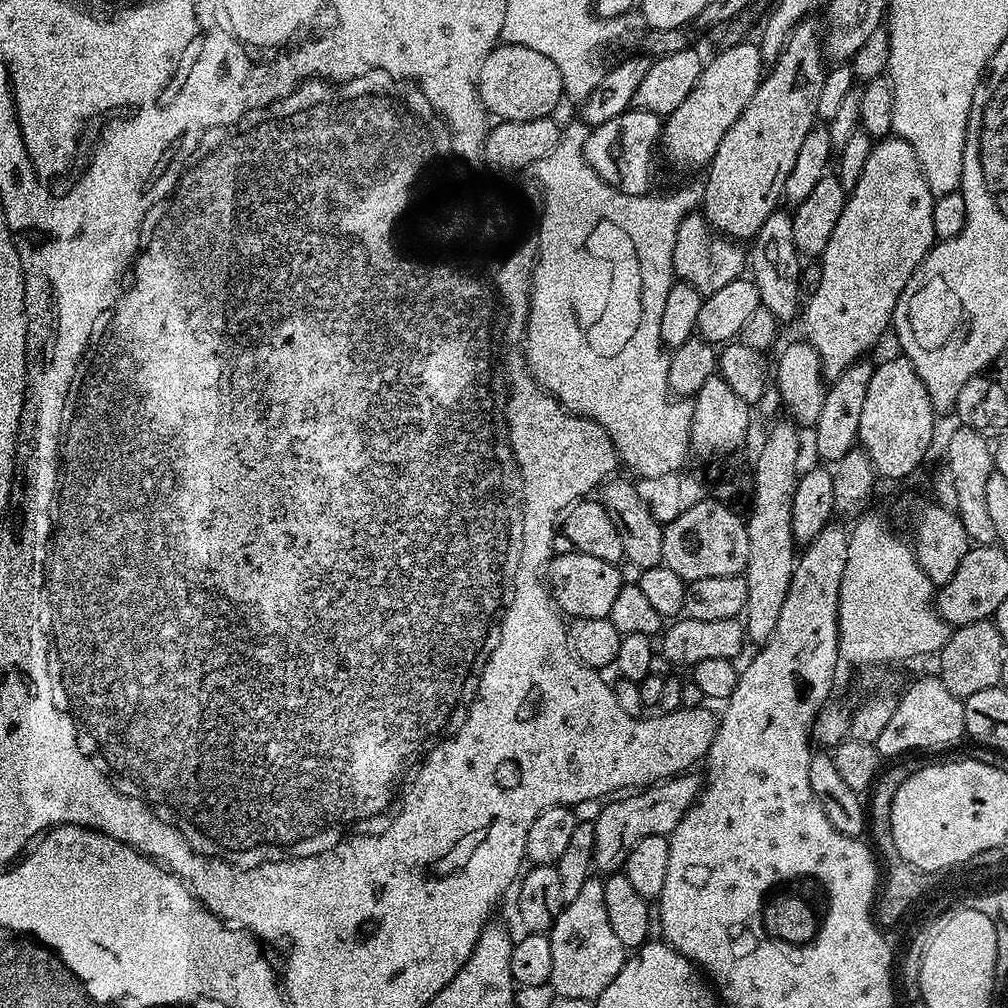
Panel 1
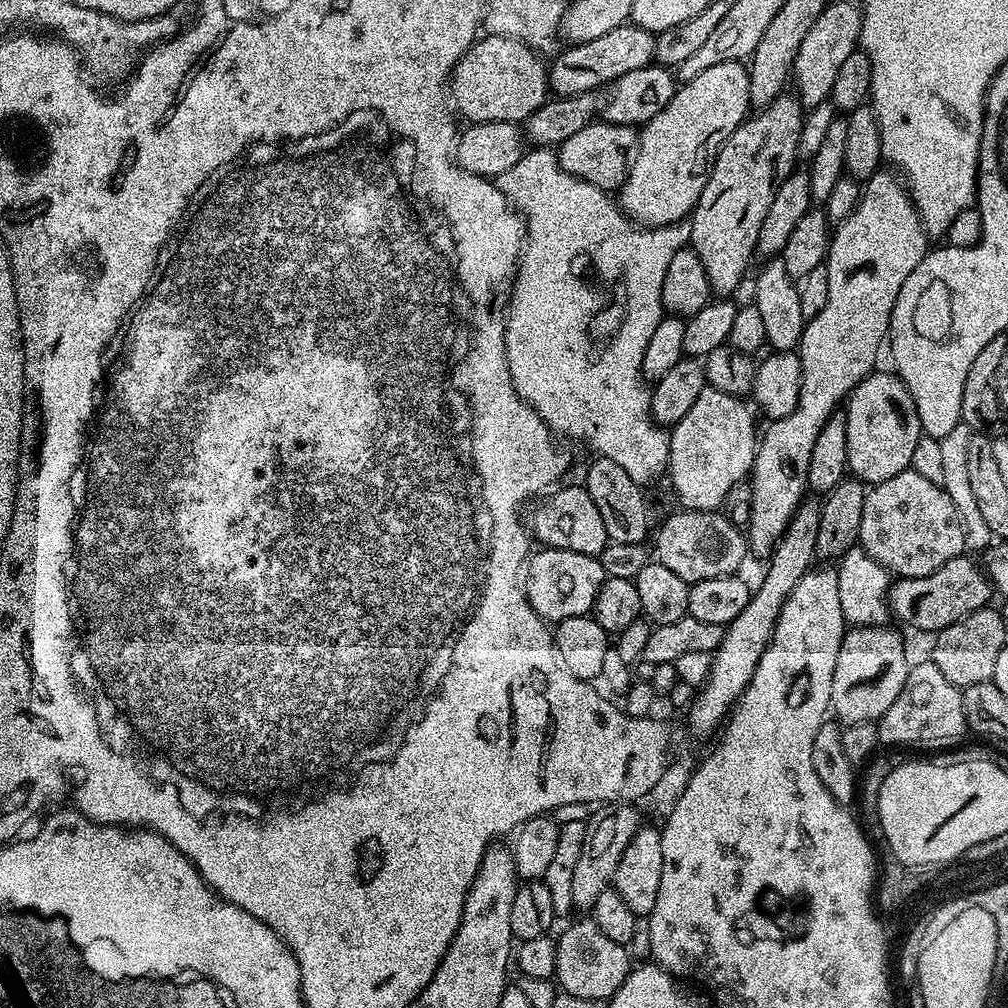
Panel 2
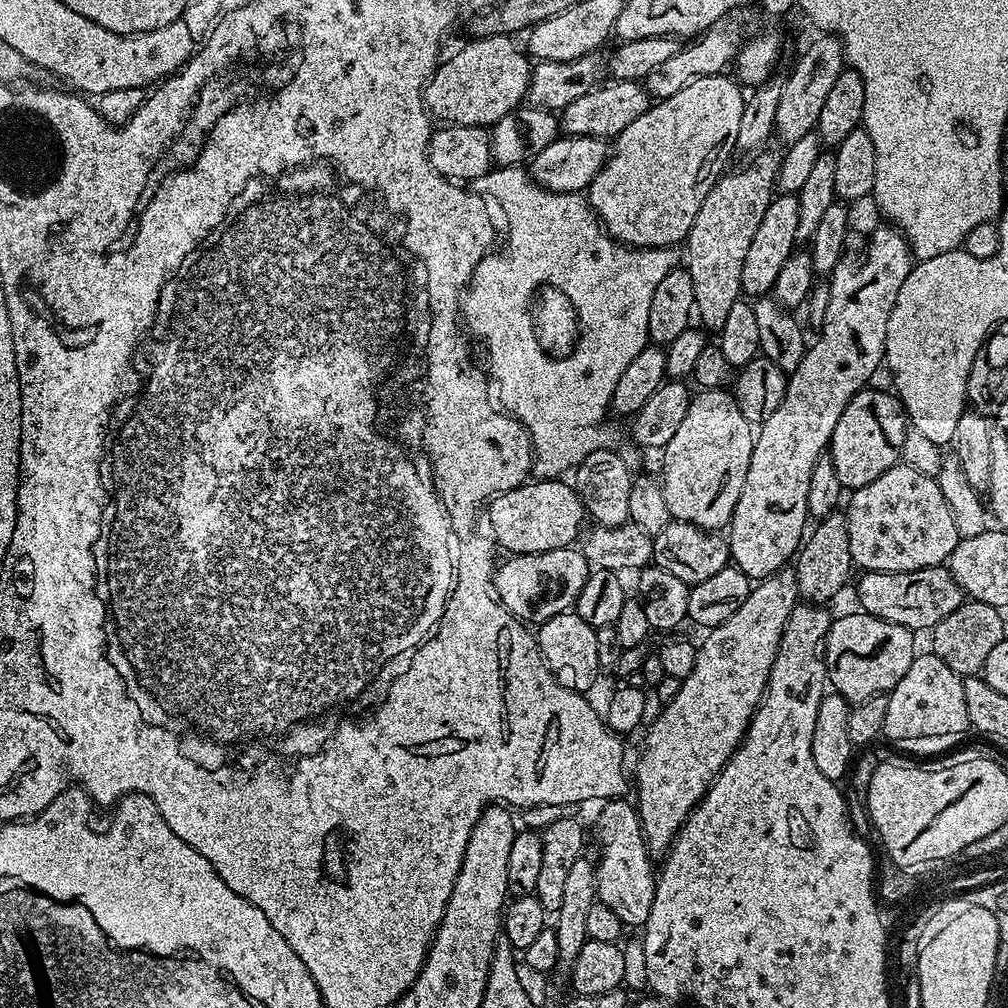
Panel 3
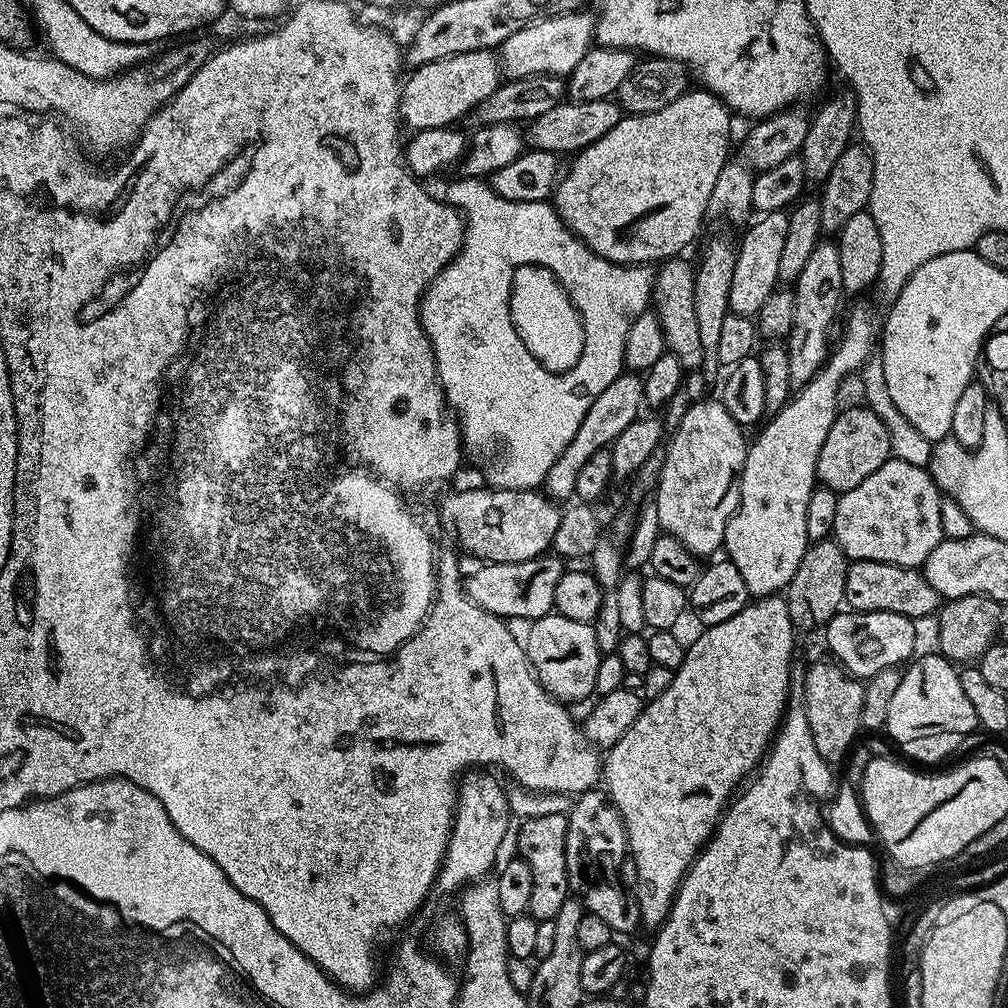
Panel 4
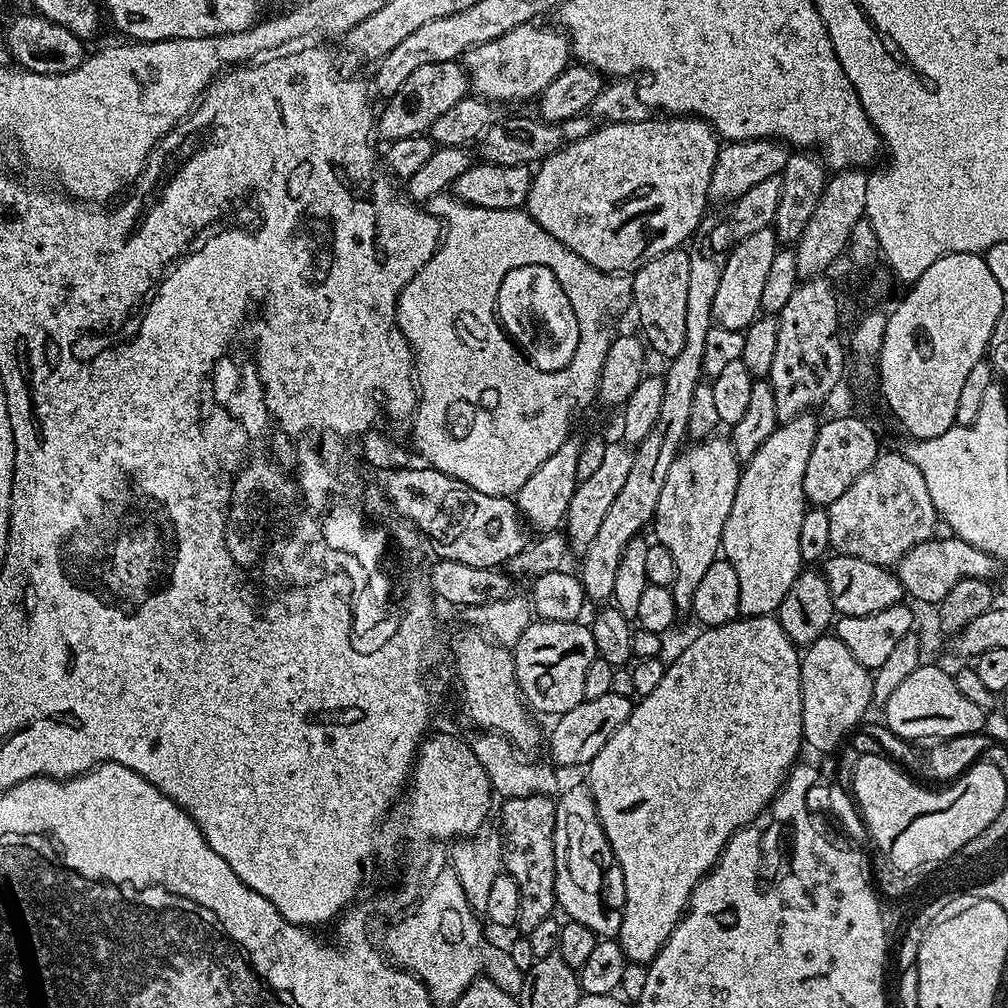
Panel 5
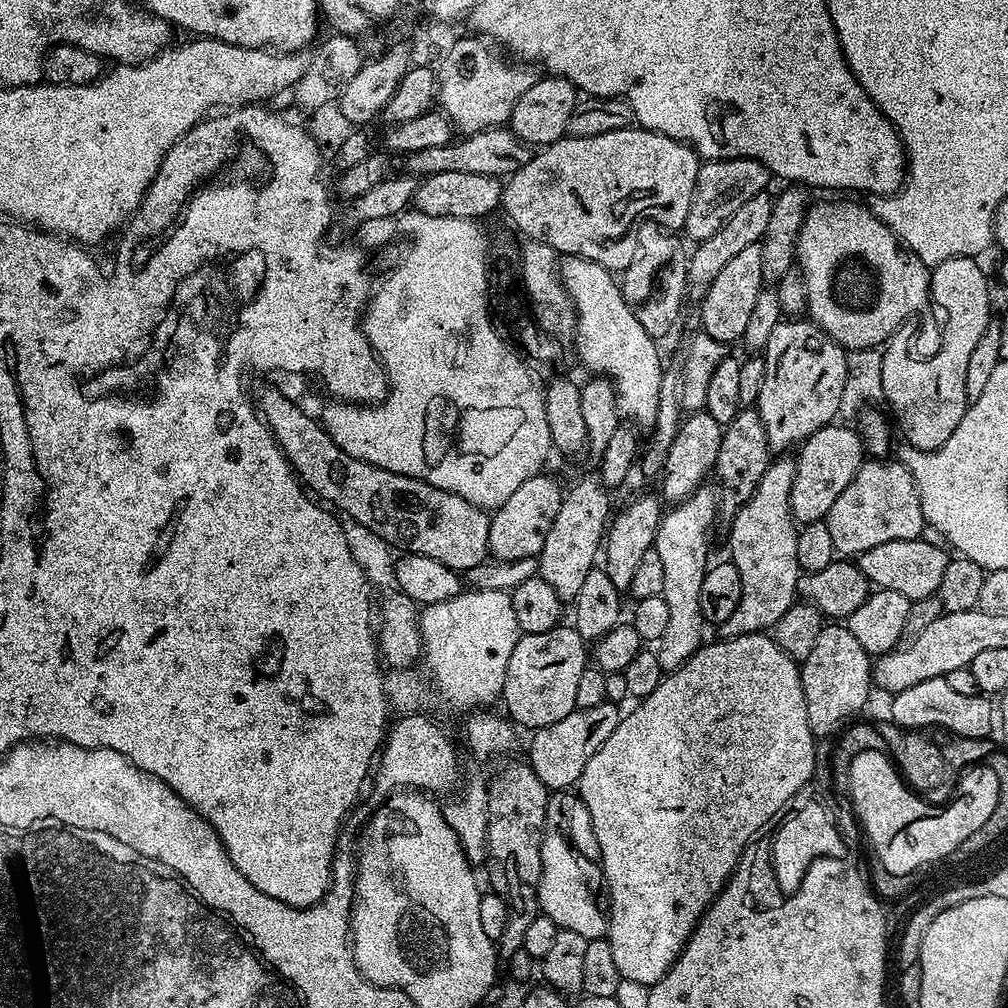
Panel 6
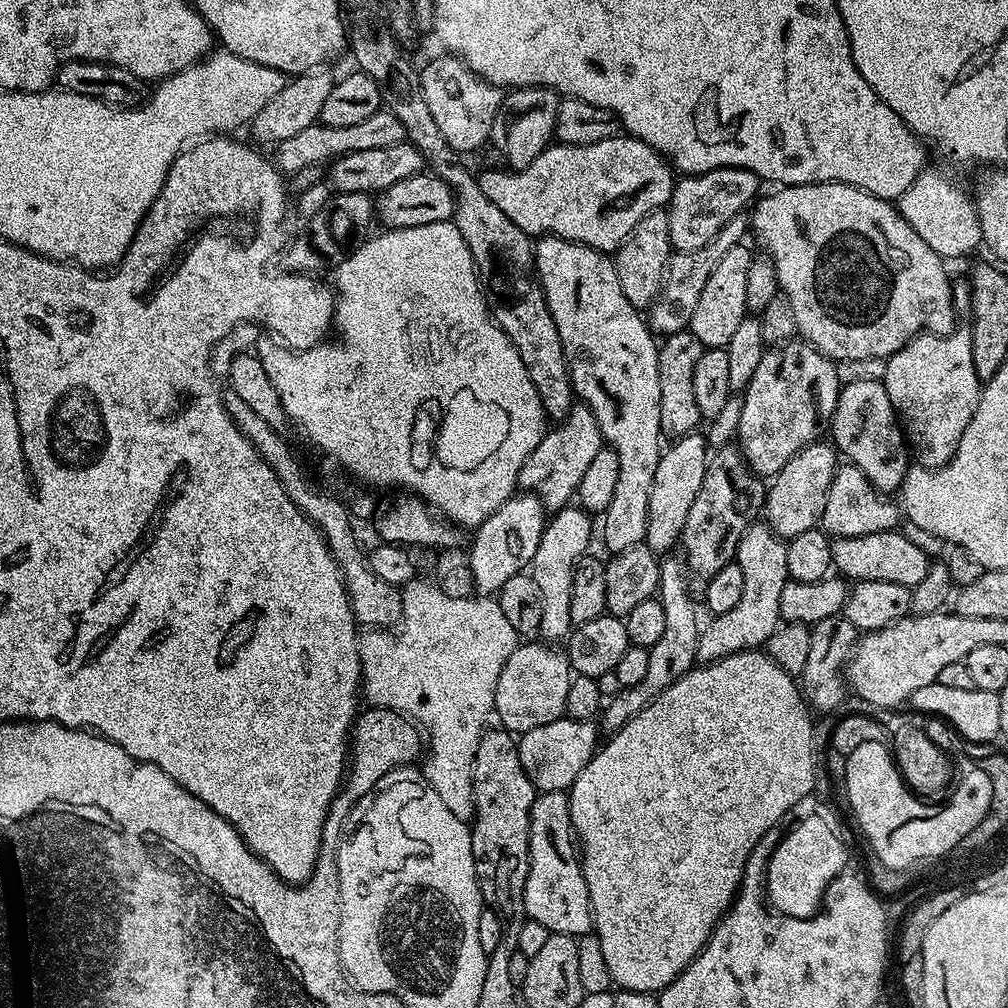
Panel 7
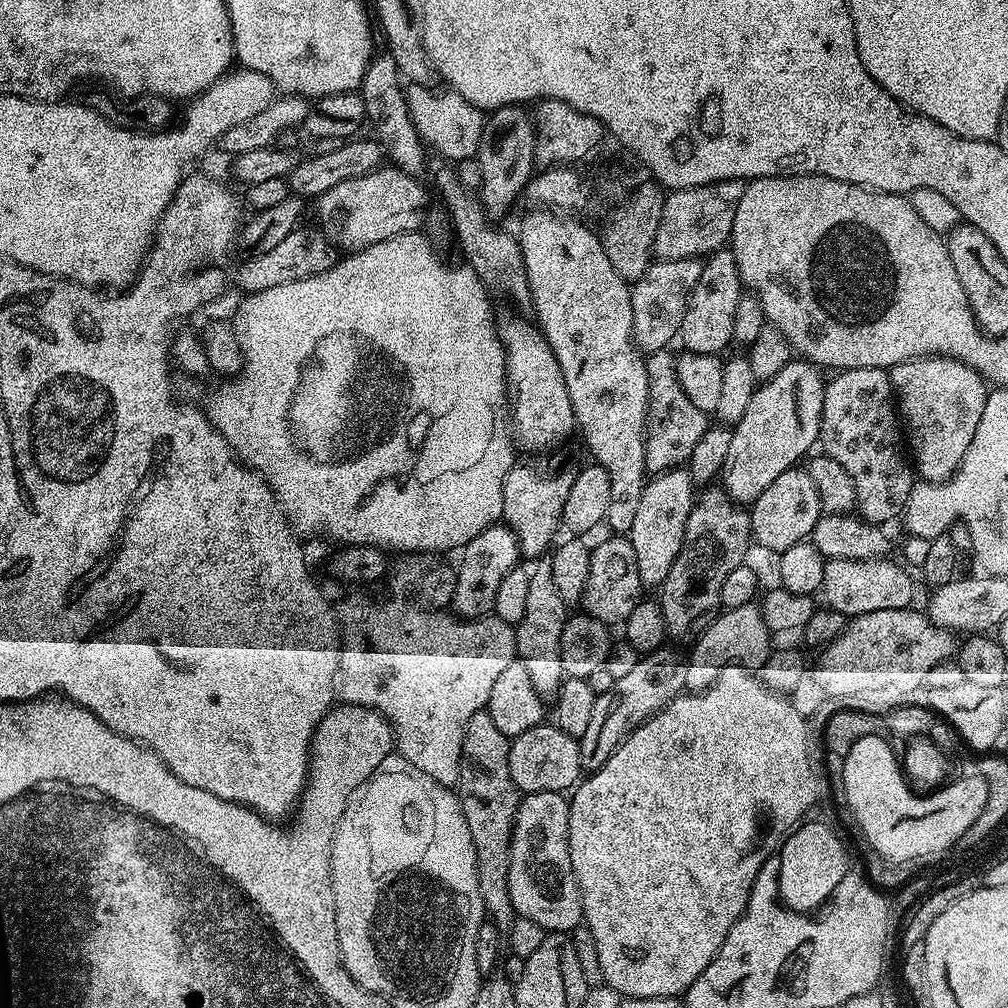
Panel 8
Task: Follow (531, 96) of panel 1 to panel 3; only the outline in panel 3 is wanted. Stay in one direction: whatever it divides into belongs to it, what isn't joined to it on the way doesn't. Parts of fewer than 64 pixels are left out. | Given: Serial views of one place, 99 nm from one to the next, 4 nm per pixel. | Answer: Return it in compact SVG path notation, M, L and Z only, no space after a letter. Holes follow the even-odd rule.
M511 35L507 36L476 36L469 44L464 44L448 61L437 63L436 70L424 87L424 106L428 110L429 117L440 122L447 122L455 126L478 126L488 128L506 118L515 108L525 103L528 94L528 82L532 73L532 64L529 57L525 55L515 44Z

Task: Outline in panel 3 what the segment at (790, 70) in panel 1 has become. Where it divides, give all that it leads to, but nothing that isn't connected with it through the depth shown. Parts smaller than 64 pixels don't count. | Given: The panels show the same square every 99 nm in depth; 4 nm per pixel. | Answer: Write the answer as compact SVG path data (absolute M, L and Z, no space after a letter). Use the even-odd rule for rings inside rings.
M768 151L753 155L745 168L725 171L706 194L706 202L702 202L702 210L698 210L698 218L688 231L686 267L694 282L694 312L705 329L719 330L730 306L741 299L742 262L746 262L746 250L750 250L758 222L762 222L776 187L780 156Z

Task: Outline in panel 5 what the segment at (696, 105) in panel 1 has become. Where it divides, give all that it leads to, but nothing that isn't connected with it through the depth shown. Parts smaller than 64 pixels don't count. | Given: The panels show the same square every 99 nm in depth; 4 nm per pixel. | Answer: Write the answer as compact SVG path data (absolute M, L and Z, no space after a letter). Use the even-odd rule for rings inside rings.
M674 116L671 118L649 118L642 122L626 122L625 124L604 124L593 130L586 138L573 144L565 144L545 160L541 160L532 173L532 185L526 211L528 215L546 230L546 234L554 234L562 246L574 250L578 258L582 258L590 266L609 274L632 274L642 267L650 258L658 258L658 254L666 254L670 250L687 245L696 235L697 228L705 219L704 207L709 207L708 191L710 190L710 174L714 174L714 162L718 158L722 147L716 131L706 121L695 116Z

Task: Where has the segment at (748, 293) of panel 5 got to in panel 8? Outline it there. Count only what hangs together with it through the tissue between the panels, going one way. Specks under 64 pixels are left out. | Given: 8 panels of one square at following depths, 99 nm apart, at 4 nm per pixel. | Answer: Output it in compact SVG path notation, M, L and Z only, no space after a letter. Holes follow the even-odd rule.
M731 247L717 248L700 265L700 277L688 299L684 317L680 323L679 339L690 352L720 354L730 344L734 324L734 306L738 306L742 295L740 275Z

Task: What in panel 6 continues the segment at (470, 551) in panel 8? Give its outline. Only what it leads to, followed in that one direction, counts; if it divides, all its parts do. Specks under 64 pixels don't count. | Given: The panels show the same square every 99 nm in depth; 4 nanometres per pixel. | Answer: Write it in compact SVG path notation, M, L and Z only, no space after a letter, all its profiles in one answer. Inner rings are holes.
M549 474L526 478L500 508L491 513L490 542L488 551L498 560L530 559L539 557L543 542L558 515L565 496L565 489Z

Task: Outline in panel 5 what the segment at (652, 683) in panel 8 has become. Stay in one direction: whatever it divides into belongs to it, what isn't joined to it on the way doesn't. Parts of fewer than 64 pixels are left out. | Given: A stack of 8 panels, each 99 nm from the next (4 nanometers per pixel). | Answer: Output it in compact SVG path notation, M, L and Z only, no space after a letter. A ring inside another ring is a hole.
M705 438L693 443L693 448L685 447L678 456L674 458L670 472L666 476L666 482L659 495L654 527L656 526L655 543L666 546L674 557L674 582L672 593L676 603L677 613L684 614L689 611L694 602L694 593L706 570L710 570L712 563L718 559L722 552L722 530L726 526L726 518L730 514L730 506L734 506L734 494L738 490L740 473L742 471L741 461L736 459L736 451L727 439Z

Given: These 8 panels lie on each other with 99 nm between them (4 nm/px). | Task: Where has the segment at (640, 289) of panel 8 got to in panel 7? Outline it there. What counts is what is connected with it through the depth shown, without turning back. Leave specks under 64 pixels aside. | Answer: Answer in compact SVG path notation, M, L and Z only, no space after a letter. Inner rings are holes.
M741 214L730 218L718 234L706 245L696 252L673 251L666 269L664 277L664 287L661 288L656 301L652 303L650 309L650 327L653 333L669 336L675 332L685 331L691 325L694 318L694 306L698 306L698 298L702 298L702 290L706 287L706 278L714 274L714 266L718 266L718 261L725 256L726 250L730 246L738 246L750 232L750 220L747 215Z

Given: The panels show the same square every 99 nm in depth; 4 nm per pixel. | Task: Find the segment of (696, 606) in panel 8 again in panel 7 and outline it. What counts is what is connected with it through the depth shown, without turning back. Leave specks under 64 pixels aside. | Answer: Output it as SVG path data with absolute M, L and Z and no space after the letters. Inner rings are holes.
M735 443L717 447L709 455L706 475L702 477L702 486L690 506L682 533L682 559L688 565L693 585L708 584L722 566L735 561L744 532L761 515L765 495L765 481L757 476L747 455Z

